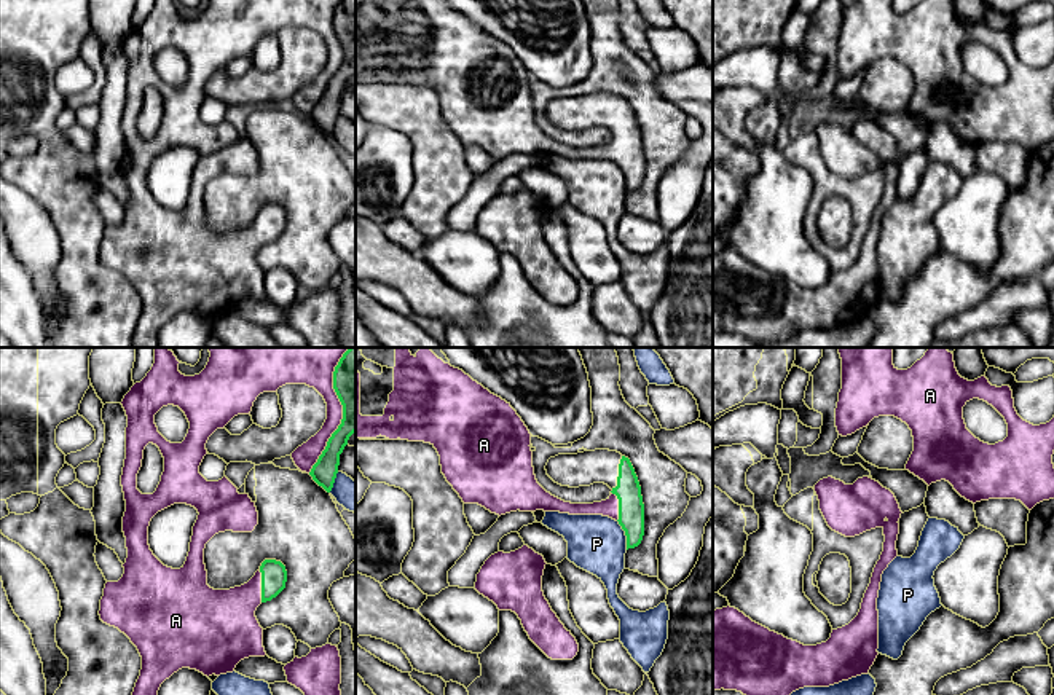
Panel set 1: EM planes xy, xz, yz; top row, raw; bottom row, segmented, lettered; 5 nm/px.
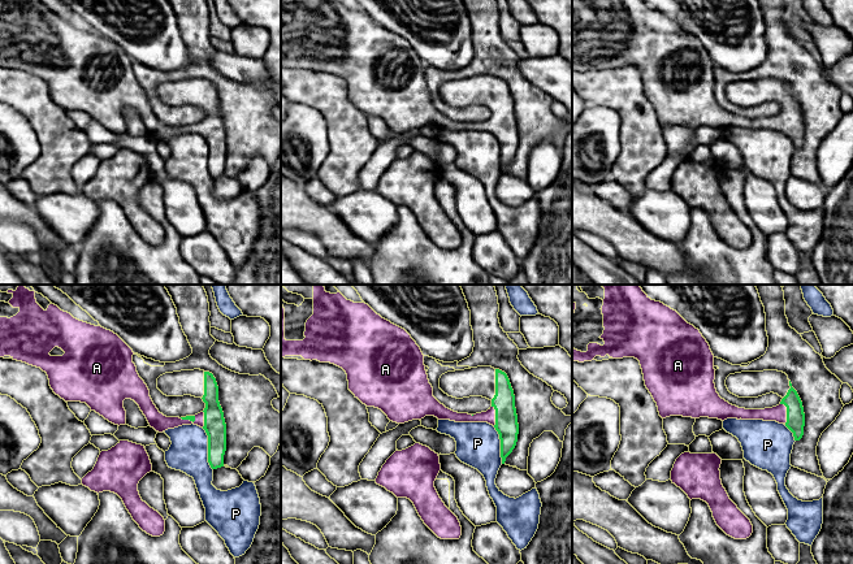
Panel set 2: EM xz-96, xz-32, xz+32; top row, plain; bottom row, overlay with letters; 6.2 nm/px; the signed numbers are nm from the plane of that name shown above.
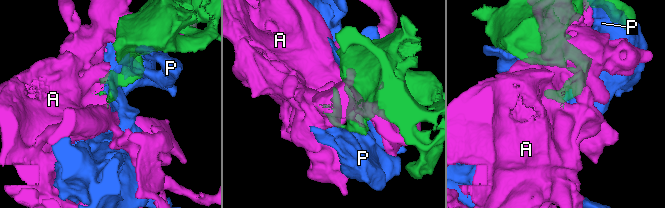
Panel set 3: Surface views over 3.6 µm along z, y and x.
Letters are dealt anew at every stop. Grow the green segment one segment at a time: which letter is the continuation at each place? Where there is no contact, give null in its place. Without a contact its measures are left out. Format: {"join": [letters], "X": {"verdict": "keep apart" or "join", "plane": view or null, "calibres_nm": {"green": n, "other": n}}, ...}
{"join": [], "A": {"verdict": "keep apart", "plane": "xy", "calibres_nm": {"green": 130, "other": 300}}, "P": {"verdict": "keep apart", "plane": "xz", "calibres_nm": {"green": 130, "other": 300}}}

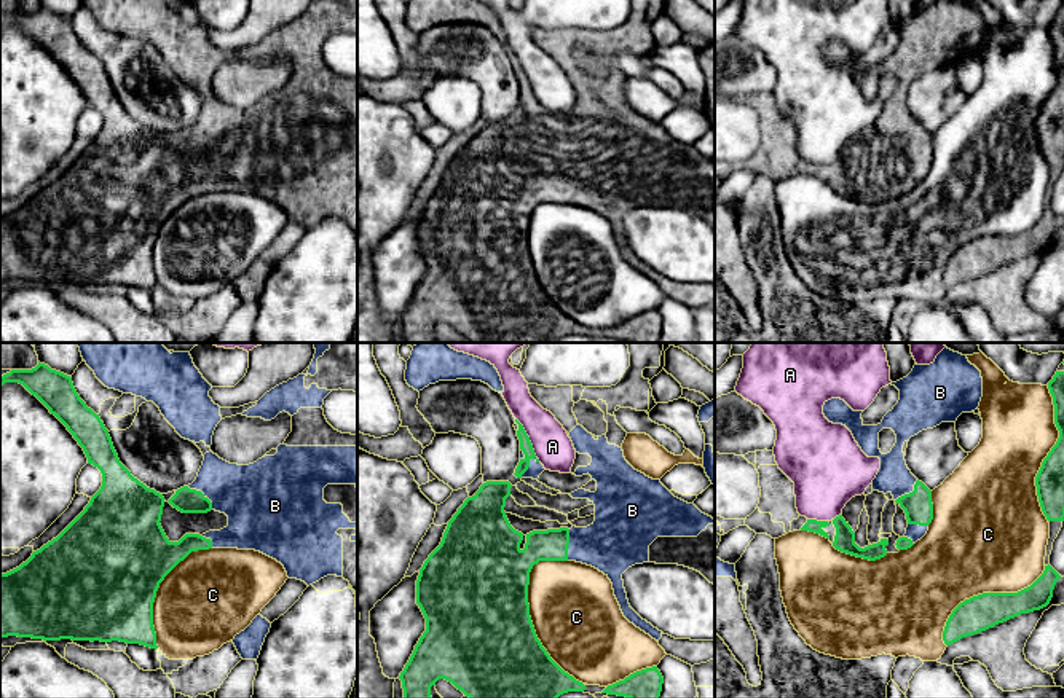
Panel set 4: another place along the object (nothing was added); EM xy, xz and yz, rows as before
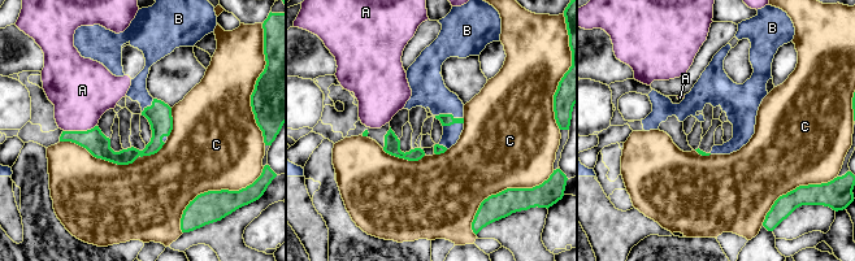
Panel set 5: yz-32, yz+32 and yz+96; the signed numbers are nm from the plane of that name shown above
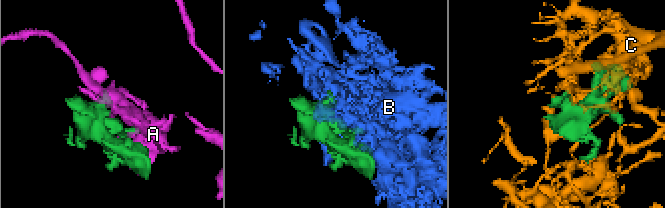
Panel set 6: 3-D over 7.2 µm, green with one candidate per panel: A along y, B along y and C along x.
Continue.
{"join": ["B"], "A": {"verdict": "keep apart", "plane": "xz", "calibres_nm": {"green": 60, "other": 190}}, "B": {"verdict": "join", "plane": "xy", "calibres_nm": {"green": 130, "other": 320}}, "C": {"verdict": "keep apart", "plane": "xz", "calibres_nm": {"green": 500, "other": 440}}}

